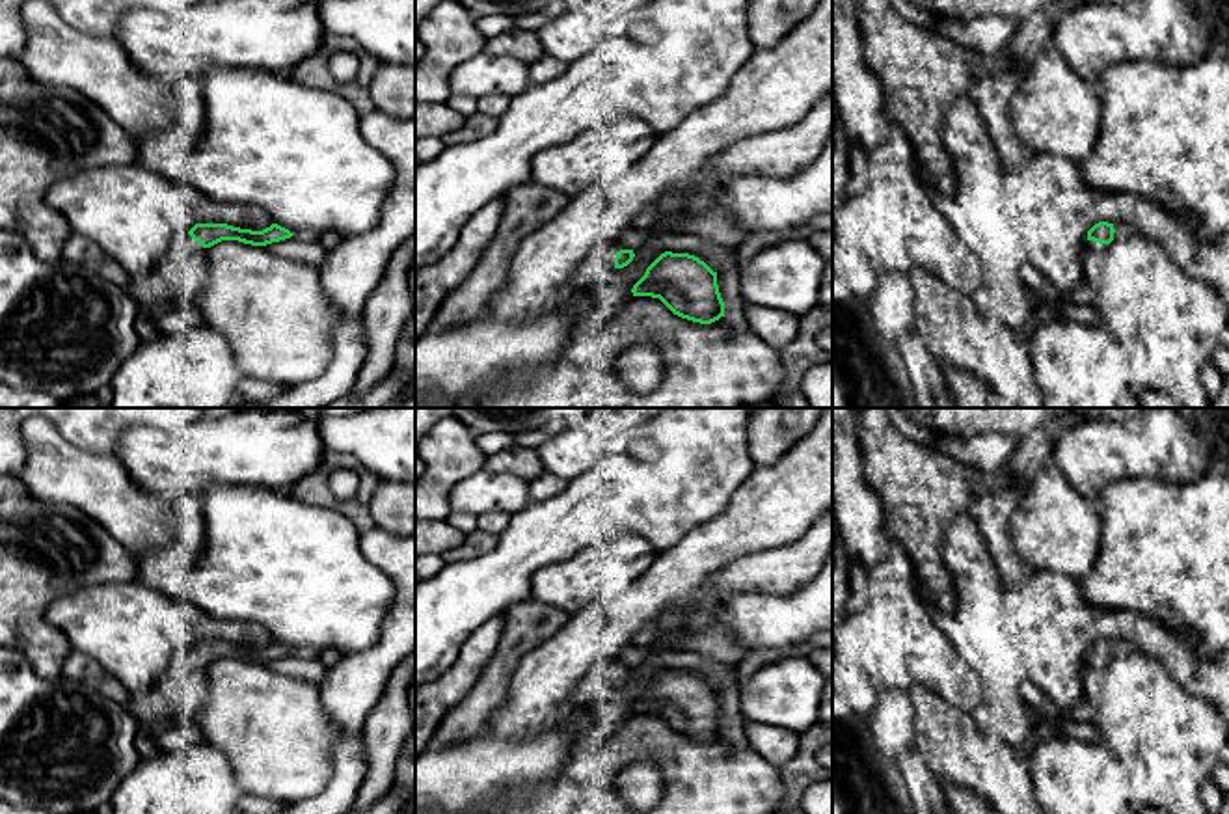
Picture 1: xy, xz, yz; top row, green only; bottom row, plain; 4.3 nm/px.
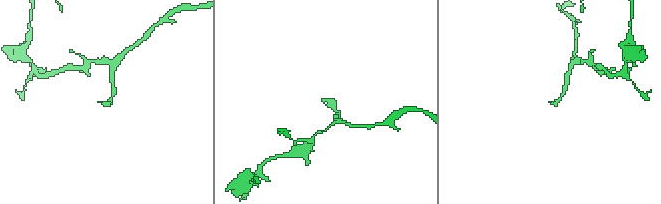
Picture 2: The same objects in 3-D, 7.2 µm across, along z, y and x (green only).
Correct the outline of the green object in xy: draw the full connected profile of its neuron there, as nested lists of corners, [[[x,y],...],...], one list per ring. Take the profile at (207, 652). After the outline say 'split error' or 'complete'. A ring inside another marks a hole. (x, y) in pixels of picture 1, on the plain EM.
[[[196,641],[179,654],[155,687],[132,693],[128,712],[142,726],[164,728],[177,712],[192,710],[203,697],[205,669],[222,658],[238,658],[251,663],[266,663],[290,656],[294,650],[272,641],[263,648],[240,646],[227,641]]] | split error

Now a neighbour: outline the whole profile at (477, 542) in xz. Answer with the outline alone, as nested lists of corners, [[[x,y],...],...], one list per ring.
[[[477,529],[471,535],[467,535],[466,540],[458,548],[449,549],[443,555],[443,559],[445,559],[445,563],[469,561],[482,553],[492,551],[497,542],[499,542],[497,535],[490,535],[482,529]]]

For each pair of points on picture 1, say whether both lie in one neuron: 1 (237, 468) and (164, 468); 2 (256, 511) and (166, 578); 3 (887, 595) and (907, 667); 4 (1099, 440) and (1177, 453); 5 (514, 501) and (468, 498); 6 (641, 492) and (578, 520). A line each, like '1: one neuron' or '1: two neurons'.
1: one neuron
2: one neuron
3: one neuron
4: one neuron
5: one neuron
6: one neuron

